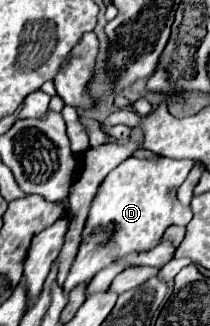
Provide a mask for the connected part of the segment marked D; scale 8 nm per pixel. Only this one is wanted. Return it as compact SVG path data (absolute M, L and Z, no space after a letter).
M130 157L122 161L112 173L108 173L90 205L78 255L64 281L64 295L68 295L80 283L90 283L98 271L120 261L122 257L154 249L162 241L168 225L186 225L192 219L190 209L168 197L172 187L184 183L192 165L194 163L190 159L164 157L160 161L146 161Z

